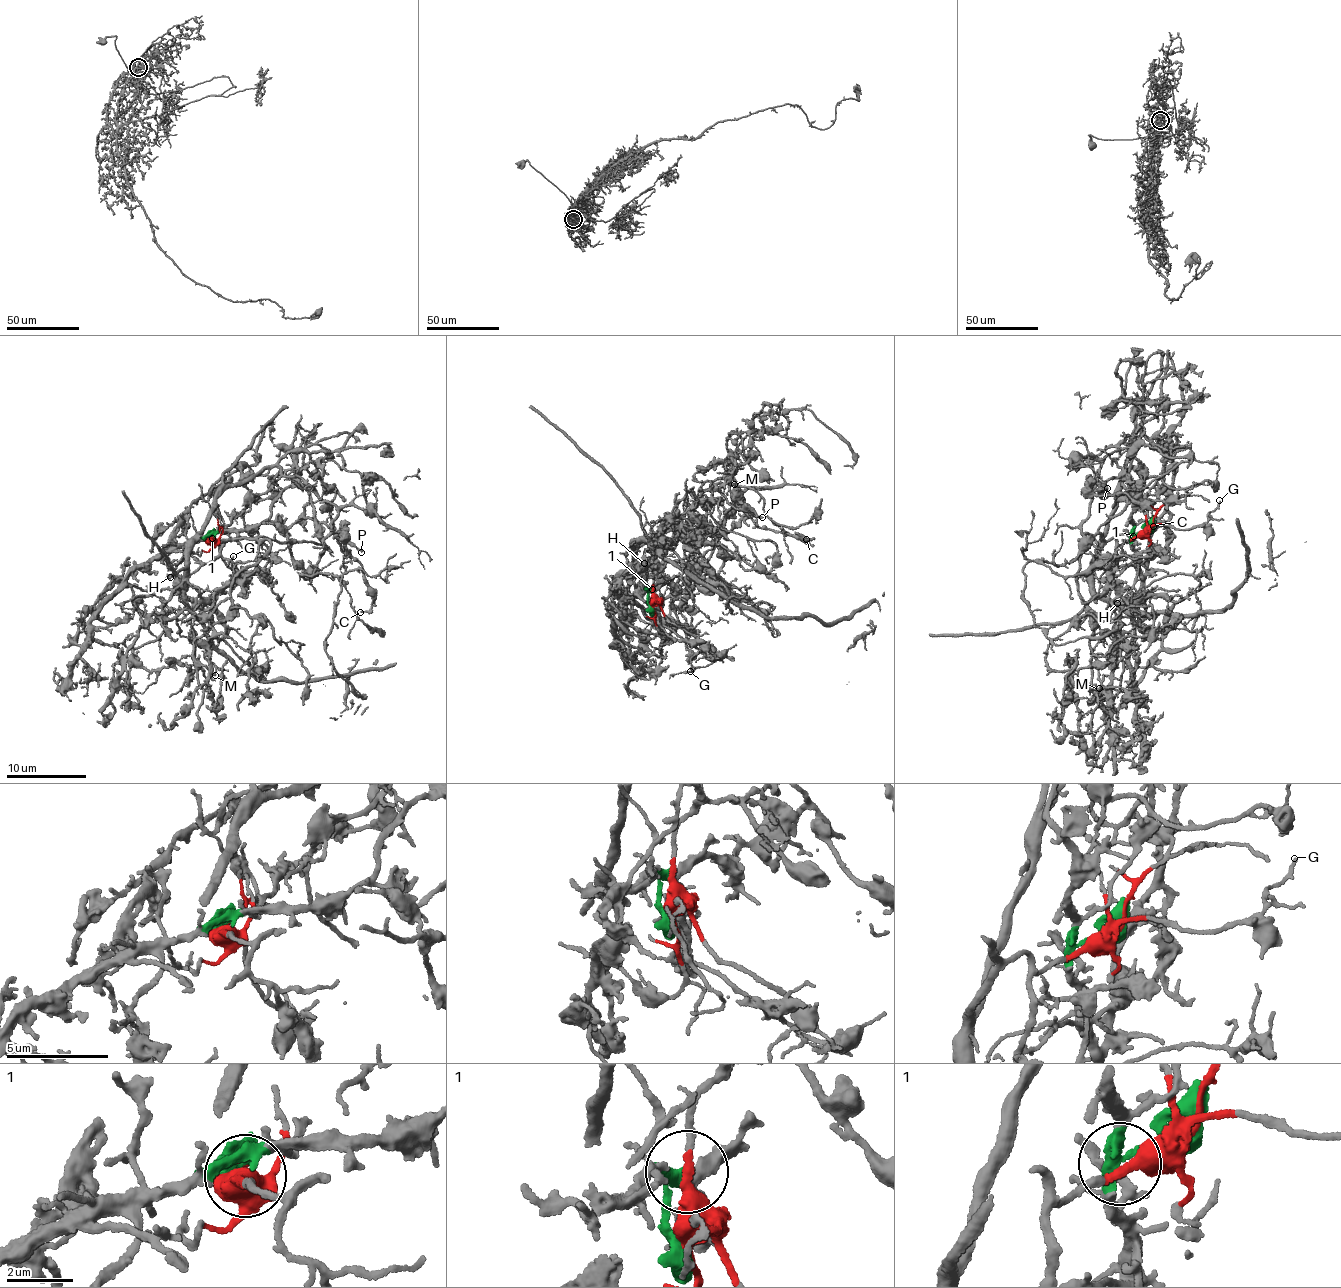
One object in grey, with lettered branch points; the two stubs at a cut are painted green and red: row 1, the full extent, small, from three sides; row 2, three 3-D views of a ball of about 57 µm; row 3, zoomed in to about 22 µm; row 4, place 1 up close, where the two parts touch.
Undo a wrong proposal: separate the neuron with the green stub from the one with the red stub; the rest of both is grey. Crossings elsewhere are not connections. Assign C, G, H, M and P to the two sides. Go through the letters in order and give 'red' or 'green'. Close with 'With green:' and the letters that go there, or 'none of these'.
C: red
G: red
H: green
M: red
P: green
With green: H, P

